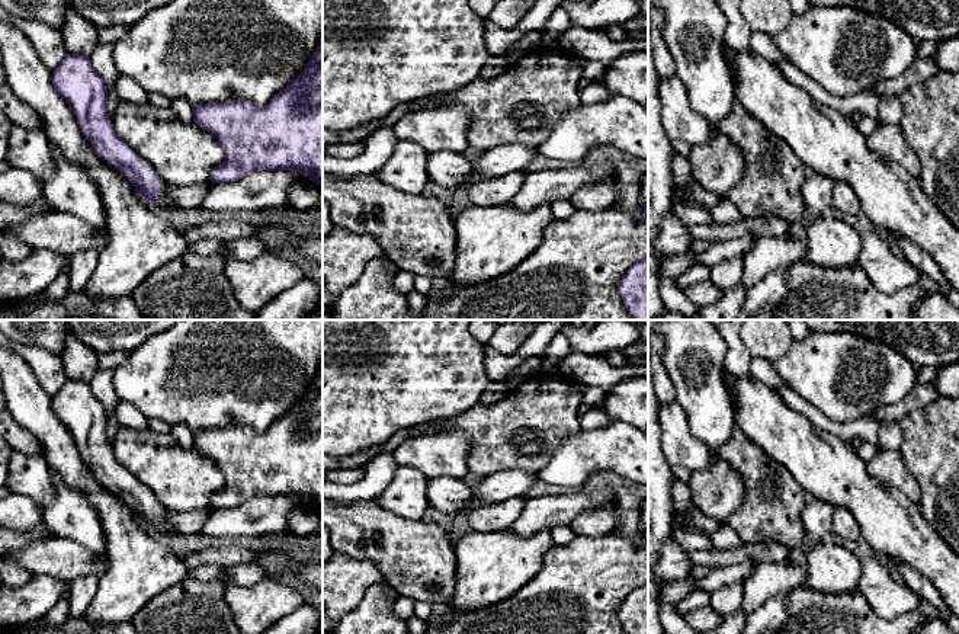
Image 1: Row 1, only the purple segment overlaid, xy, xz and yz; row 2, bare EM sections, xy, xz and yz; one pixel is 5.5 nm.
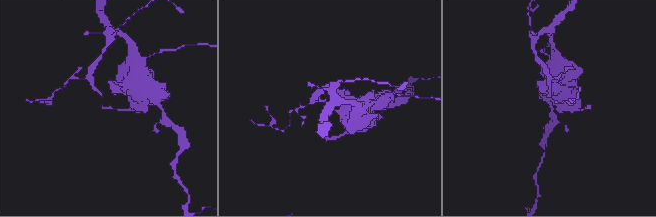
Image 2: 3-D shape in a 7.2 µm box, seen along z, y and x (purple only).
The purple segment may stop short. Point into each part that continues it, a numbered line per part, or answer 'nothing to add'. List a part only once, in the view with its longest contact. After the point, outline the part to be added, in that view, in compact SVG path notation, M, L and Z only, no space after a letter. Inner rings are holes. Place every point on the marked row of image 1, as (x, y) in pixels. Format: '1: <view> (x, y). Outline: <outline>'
1: xy (170, 210). Outline: M160 179L160 201L153 204L158 211L161 211L170 220L176 218L177 215L183 215L187 209L177 206L174 202L164 201L164 195L171 189L163 179Z

